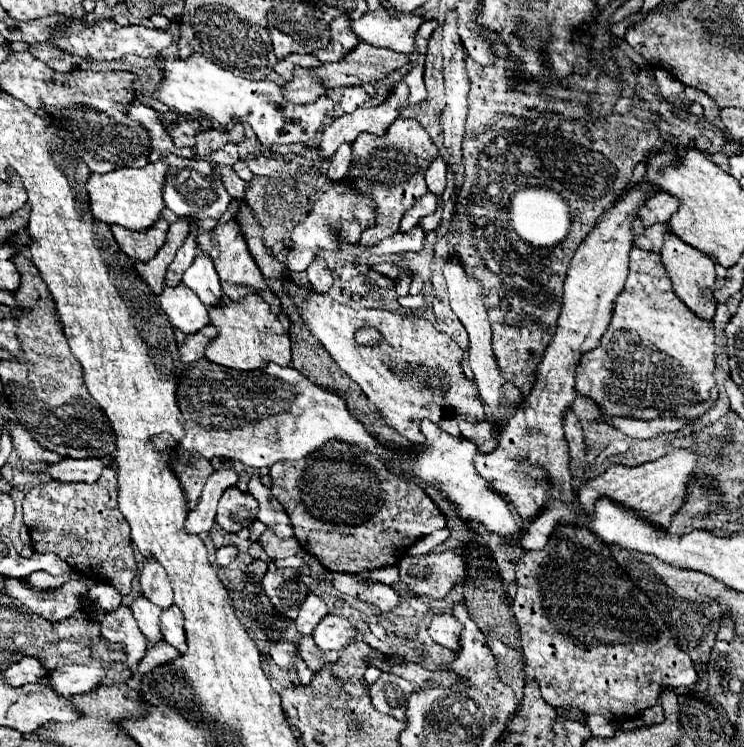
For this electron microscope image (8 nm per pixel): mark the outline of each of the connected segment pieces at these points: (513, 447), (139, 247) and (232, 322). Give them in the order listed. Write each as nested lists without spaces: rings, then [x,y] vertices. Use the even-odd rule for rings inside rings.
[[[650,183],[646,185],[646,191],[642,191],[640,187],[628,191],[598,219],[596,227],[580,243],[566,273],[558,327],[544,351],[542,361],[534,371],[536,379],[532,391],[502,427],[498,447],[492,453],[480,453],[480,457],[476,457],[476,471],[486,481],[490,481],[496,491],[506,493],[512,499],[524,523],[544,507],[548,497],[556,497],[566,503],[572,503],[574,499],[574,481],[568,469],[570,455],[562,429],[564,411],[572,407],[572,401],[576,397],[574,369],[580,355],[588,349],[594,349],[608,327],[614,299],[624,289],[628,275],[628,253],[634,241],[632,219],[636,217],[638,207],[646,201],[648,193],[654,191],[656,187]],[[544,473],[550,473],[554,487],[548,487],[544,483]]]
[[[158,219],[156,225],[148,227],[146,231],[130,231],[124,229],[120,225],[110,225],[114,239],[118,243],[118,247],[132,259],[140,259],[140,261],[148,261],[150,257],[156,255],[156,251],[160,249],[160,245],[166,239],[166,231],[168,231],[170,223],[166,219]]]
[[[250,293],[248,297],[240,301],[232,301],[224,297],[220,305],[208,307],[210,325],[216,327],[218,335],[206,345],[206,359],[224,367],[240,369],[240,371],[254,371],[262,369],[266,363],[278,363],[282,367],[290,365],[290,339],[284,331],[280,319],[270,313],[268,303],[256,295]]]

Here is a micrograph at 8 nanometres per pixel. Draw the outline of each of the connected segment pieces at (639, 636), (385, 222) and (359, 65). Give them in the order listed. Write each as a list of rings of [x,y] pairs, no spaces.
[[[560,525],[562,529],[556,529],[556,533],[552,533],[548,545],[542,551],[526,551],[524,557],[516,563],[516,583],[518,583],[518,591],[514,597],[514,617],[518,621],[520,627],[520,637],[522,637],[522,649],[524,649],[524,661],[526,667],[534,669],[534,677],[542,689],[542,697],[546,699],[548,705],[552,707],[580,707],[584,713],[588,715],[602,715],[612,723],[624,723],[632,717],[636,717],[640,711],[654,707],[660,695],[660,687],[686,687],[692,685],[696,681],[696,669],[694,663],[690,661],[690,657],[680,651],[680,647],[676,645],[670,629],[666,627],[666,623],[662,621],[660,613],[656,613],[654,605],[648,601],[648,597],[644,597],[644,593],[632,585],[632,581],[628,579],[628,575],[624,573],[624,569],[620,569],[620,565],[616,563],[616,559],[612,557],[610,549],[600,543],[592,533],[588,533],[588,529],[582,529],[582,525]]]
[[[398,117],[384,135],[360,133],[360,137],[352,143],[352,165],[342,183],[354,189],[356,193],[368,195],[376,203],[376,225],[368,227],[356,243],[340,241],[340,249],[354,247],[360,253],[364,253],[378,245],[384,237],[394,235],[400,229],[404,213],[414,205],[418,197],[422,197],[428,191],[424,173],[436,155],[436,145],[416,119]]]
[[[358,43],[348,51],[338,63],[324,63],[316,69],[308,69],[322,79],[324,87],[346,87],[360,85],[362,81],[376,81],[386,77],[390,71],[400,69],[408,63],[408,55],[396,53],[392,49],[380,49],[368,43]]]

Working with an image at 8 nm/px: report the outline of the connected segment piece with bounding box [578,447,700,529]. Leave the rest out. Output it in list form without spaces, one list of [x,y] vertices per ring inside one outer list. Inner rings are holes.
[[[674,449],[668,455],[652,461],[652,463],[644,463],[638,467],[624,467],[624,465],[612,465],[610,469],[606,469],[600,477],[586,481],[584,485],[578,487],[578,499],[580,505],[586,513],[592,513],[594,509],[594,501],[602,495],[638,511],[640,515],[648,517],[650,521],[656,521],[656,525],[660,525],[662,529],[666,529],[666,525],[672,521],[672,517],[682,509],[682,505],[686,503],[686,495],[688,495],[688,487],[692,477],[696,475],[696,465],[698,465],[698,453],[690,451],[690,449]]]

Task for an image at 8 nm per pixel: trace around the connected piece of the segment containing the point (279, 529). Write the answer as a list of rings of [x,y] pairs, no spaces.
[[[252,477],[248,483],[248,491],[254,495],[254,499],[258,501],[260,509],[258,509],[258,519],[268,525],[278,537],[292,537],[292,525],[290,519],[284,511],[284,507],[272,497],[270,489],[264,487],[260,483],[260,477]]]

